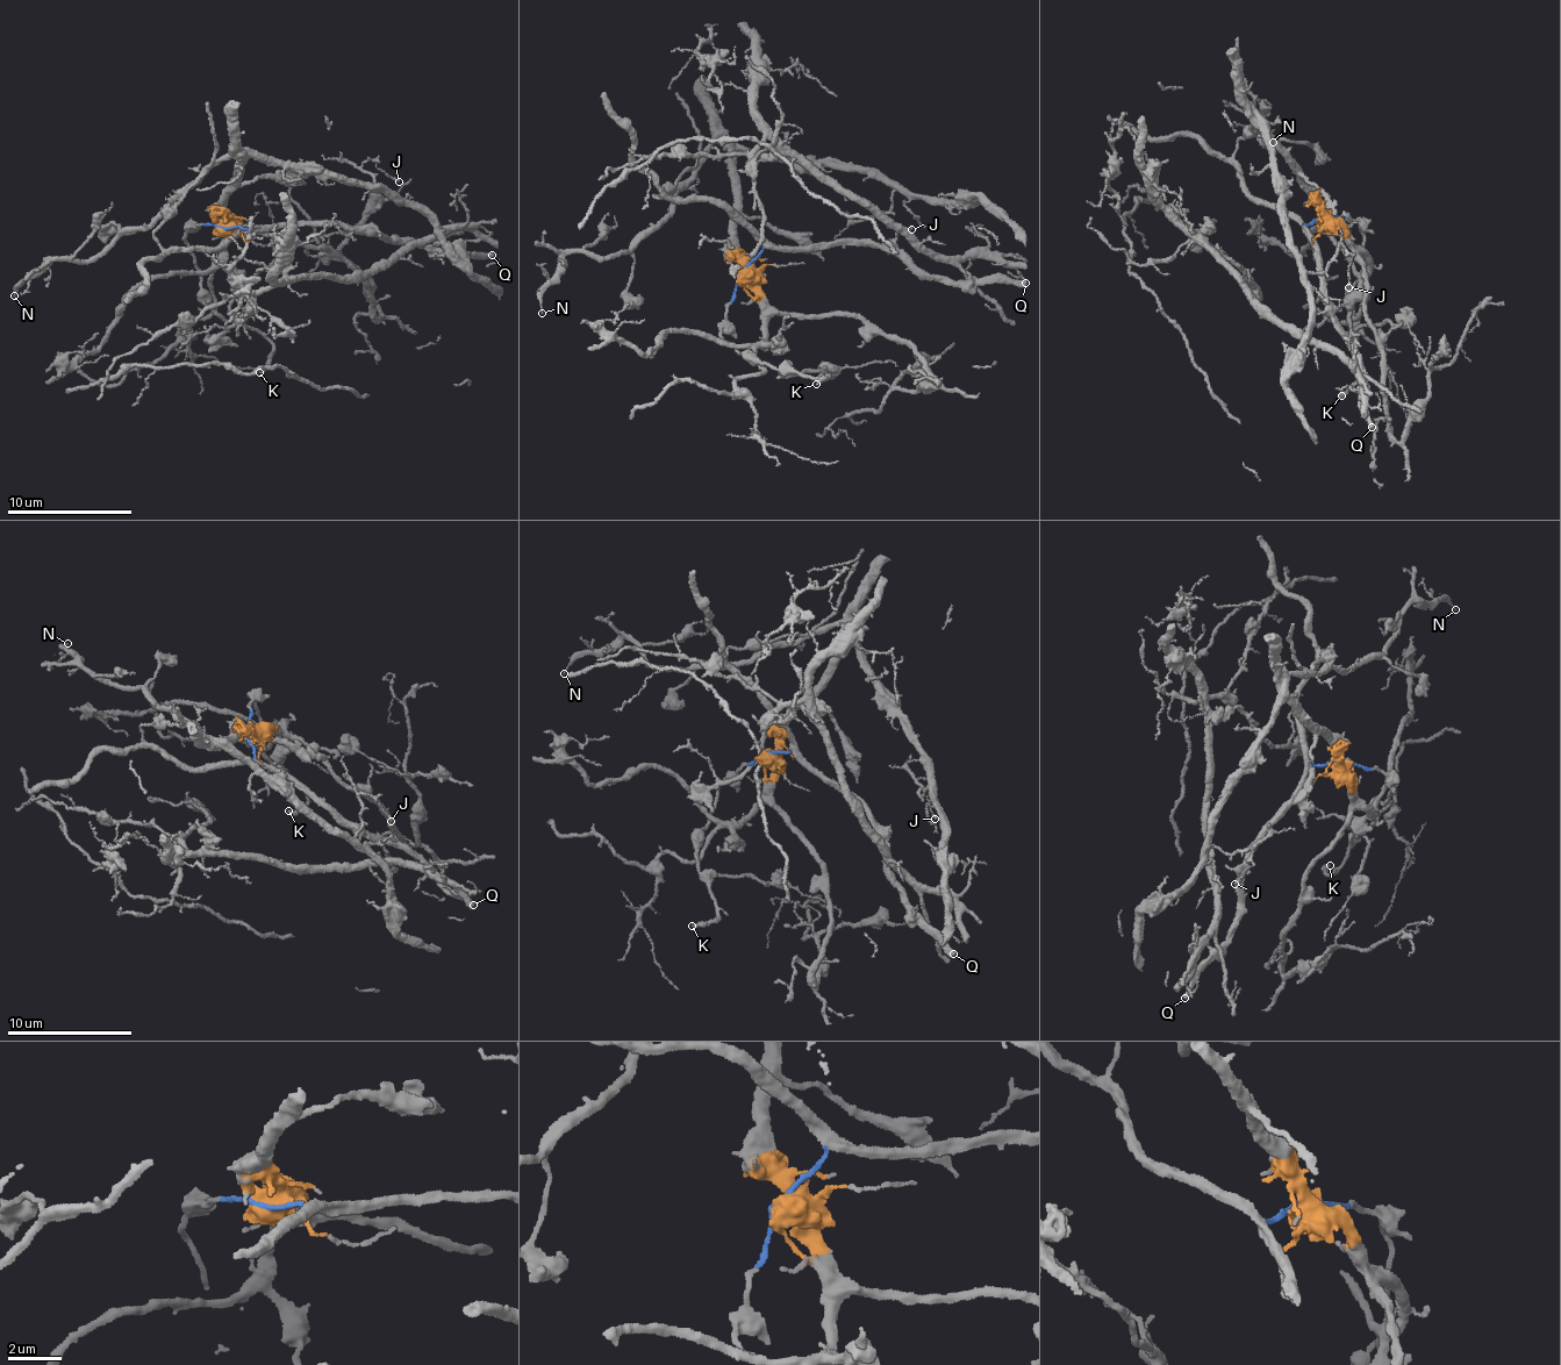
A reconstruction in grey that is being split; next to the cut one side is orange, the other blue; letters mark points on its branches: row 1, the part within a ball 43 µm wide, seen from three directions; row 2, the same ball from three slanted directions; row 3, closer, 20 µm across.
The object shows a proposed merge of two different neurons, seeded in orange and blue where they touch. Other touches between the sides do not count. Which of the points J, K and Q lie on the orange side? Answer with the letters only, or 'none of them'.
J

